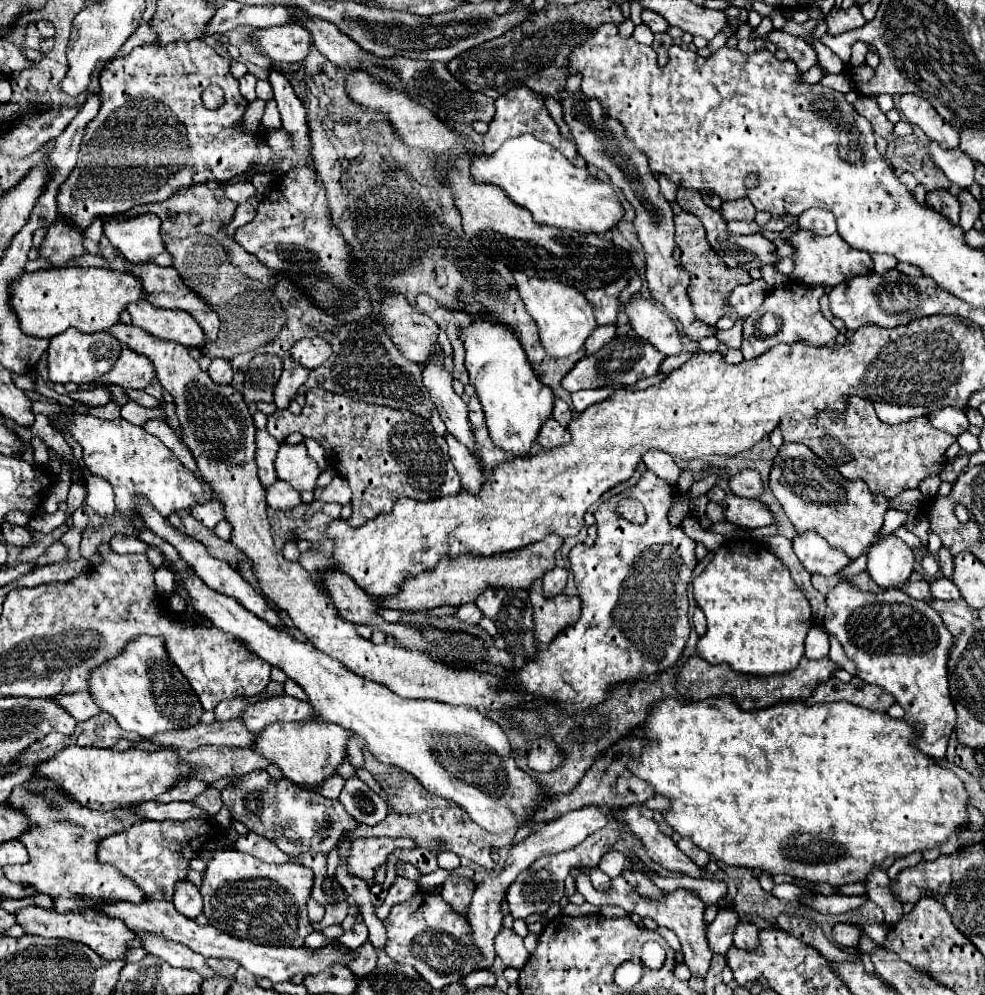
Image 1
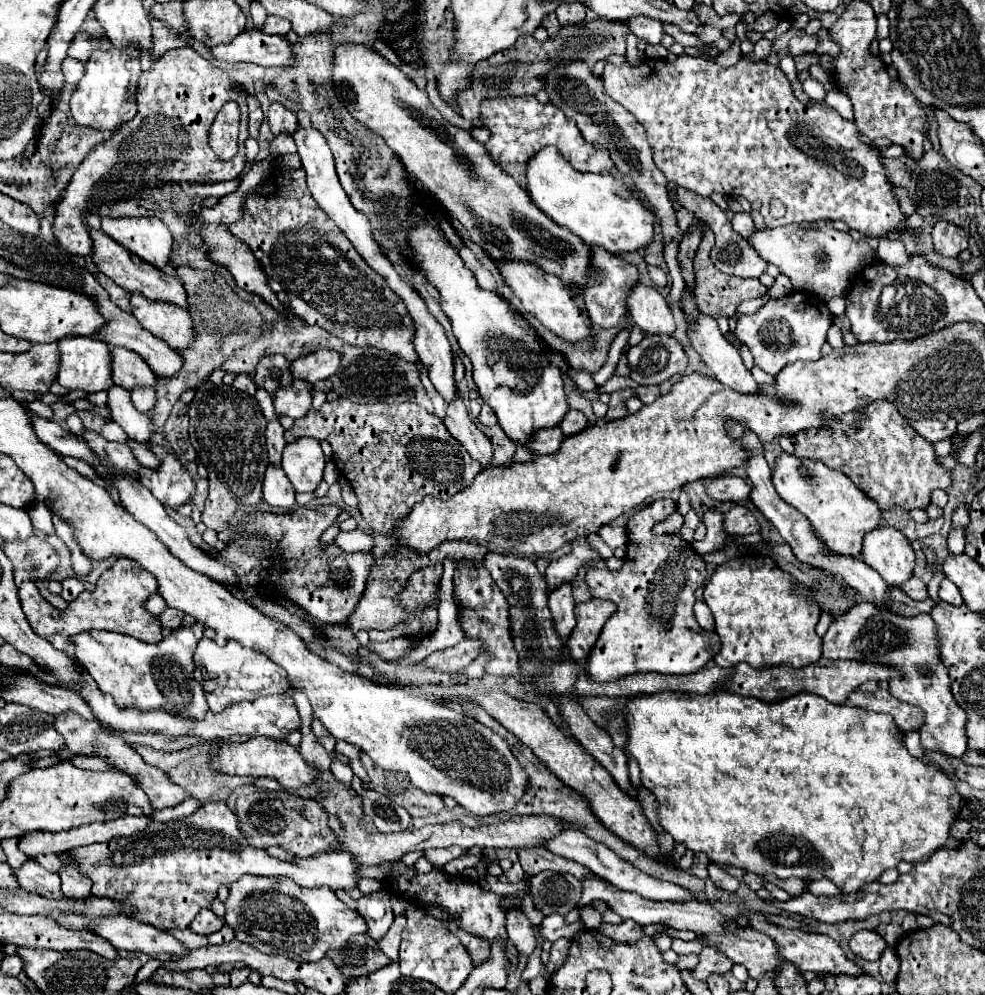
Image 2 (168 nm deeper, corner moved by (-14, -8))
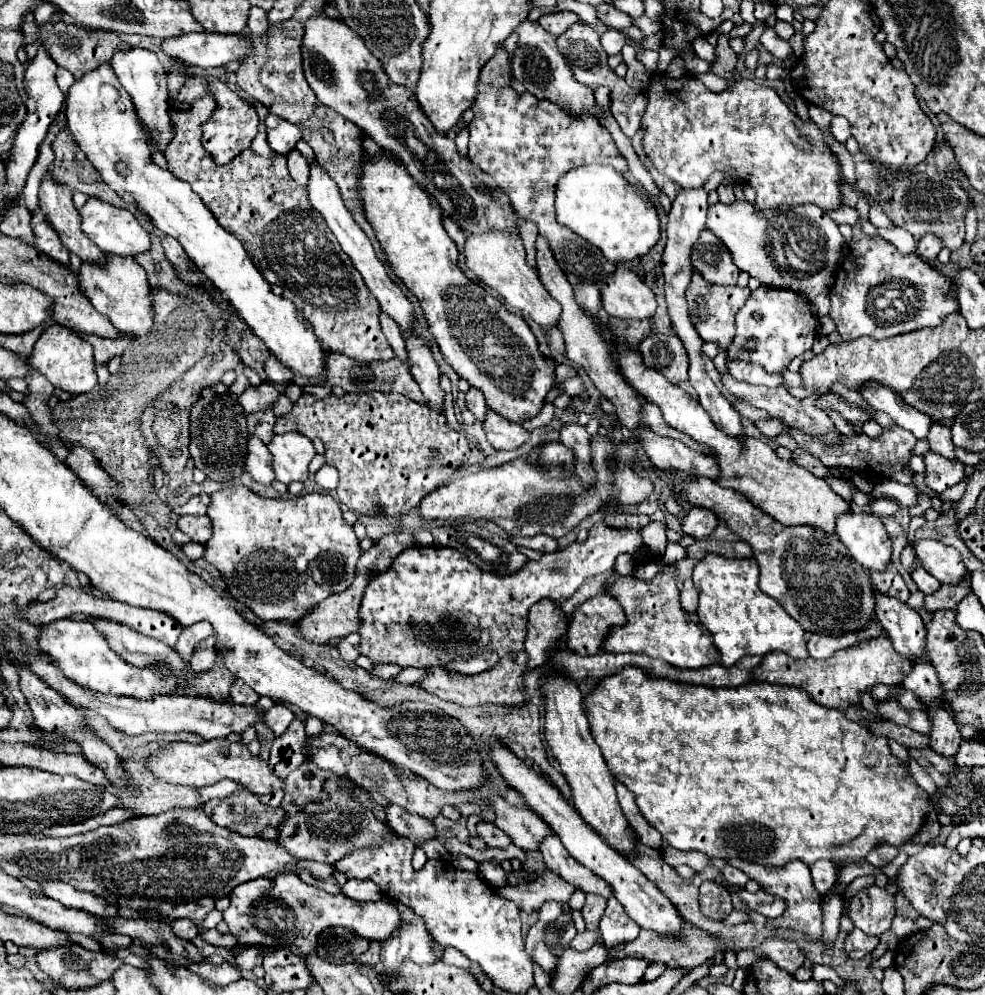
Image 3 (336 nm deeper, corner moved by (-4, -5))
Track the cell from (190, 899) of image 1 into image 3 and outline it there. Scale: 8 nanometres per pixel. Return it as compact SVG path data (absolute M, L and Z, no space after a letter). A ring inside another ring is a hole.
M178 920L178 922L170 922L170 926L172 926L172 932L174 932L178 938L192 940L194 936L198 936L198 930L196 930L196 924L194 924L194 922Z

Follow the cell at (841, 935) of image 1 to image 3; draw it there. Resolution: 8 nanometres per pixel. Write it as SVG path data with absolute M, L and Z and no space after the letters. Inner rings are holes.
M852 930L846 938L846 952L850 954L850 958L858 960L868 956L876 946L878 946L880 938L870 938L868 934L862 934L860 930Z

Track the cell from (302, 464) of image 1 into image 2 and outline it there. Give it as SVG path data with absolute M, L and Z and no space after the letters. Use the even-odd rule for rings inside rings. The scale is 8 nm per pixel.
M302 437L300 441L288 443L282 453L282 469L298 493L314 493L322 483L324 453L320 441Z

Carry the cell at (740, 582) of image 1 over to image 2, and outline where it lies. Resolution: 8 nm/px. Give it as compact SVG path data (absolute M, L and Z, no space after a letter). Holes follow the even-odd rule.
M742 555L736 561L728 561L716 567L708 585L704 587L704 601L712 609L716 621L716 633L720 635L720 651L714 661L720 667L732 667L736 663L748 663L752 667L762 665L784 665L790 663L794 669L816 663L822 657L822 639L816 635L816 623L820 619L818 603L808 587L802 587L790 573L784 573L766 555Z

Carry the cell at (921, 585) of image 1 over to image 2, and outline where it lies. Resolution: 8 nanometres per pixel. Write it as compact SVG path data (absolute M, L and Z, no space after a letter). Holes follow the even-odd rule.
M912 577L910 581L906 581L904 585L900 585L900 589L912 597L912 599L928 599L928 591L926 591L926 583L920 577Z

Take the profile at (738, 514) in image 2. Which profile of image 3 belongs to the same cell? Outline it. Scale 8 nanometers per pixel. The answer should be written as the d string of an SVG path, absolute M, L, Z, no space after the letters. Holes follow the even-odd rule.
M690 508L690 512L682 518L680 528L684 534L694 536L698 540L706 538L710 532L714 532L714 528L718 526L718 518L714 518L714 514L710 514L710 510L702 510L702 508ZM696 530L696 532L690 532Z

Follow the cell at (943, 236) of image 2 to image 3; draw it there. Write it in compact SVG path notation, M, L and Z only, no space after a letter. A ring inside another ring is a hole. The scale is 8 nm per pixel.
M926 234L924 238L918 240L918 250L916 254L926 260L926 262L934 262L934 258L938 256L938 252L942 250L942 242L934 236L934 234Z

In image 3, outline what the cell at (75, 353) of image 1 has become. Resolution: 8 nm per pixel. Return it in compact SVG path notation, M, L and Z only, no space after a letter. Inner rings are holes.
M50 324L42 336L36 340L36 346L32 354L28 356L30 366L38 370L42 376L48 378L48 382L64 392L90 392L96 386L96 372L94 372L94 356L90 350L90 344L82 340L76 332L68 330L66 326Z

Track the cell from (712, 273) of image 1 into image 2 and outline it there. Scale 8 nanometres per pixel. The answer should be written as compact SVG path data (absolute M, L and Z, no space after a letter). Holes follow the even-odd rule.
M710 227L702 229L702 239L700 245L694 253L694 275L696 275L696 289L694 289L694 297L698 303L698 309L702 313L708 313L712 317L732 317L738 309L738 305L746 299L752 297L762 297L768 289L758 281L758 279L742 279L742 277L734 277L734 275L726 275L722 271L716 269L716 265L710 259L710 249L714 245L714 233Z

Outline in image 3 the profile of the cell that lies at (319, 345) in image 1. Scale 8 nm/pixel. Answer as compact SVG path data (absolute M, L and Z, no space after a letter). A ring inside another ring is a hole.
M270 356L266 360L264 372L266 372L266 380L276 386L286 386L294 378L294 374L290 374L290 370L286 370L286 366L282 366L282 362L278 362L278 358L274 358L274 356Z

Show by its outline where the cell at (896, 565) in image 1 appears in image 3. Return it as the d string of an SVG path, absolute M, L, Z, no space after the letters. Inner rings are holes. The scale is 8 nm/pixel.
M844 512L836 518L836 534L866 570L882 570L892 558L892 542L878 516Z

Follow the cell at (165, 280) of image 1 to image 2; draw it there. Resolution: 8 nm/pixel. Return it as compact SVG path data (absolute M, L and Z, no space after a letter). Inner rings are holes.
M88 229L90 235L92 235L92 241L94 241L94 259L98 263L98 269L108 275L116 285L120 285L122 289L134 293L142 293L144 297L152 299L152 301L168 301L168 303L174 303L174 305L180 305L182 309L188 309L188 301L186 301L186 289L180 281L180 277L176 275L168 275L152 265L148 265L146 261L140 261L140 257L136 257L134 253L128 253L128 249L116 245L116 241L112 241L112 237L108 237L106 233L102 231L94 231L94 229Z

